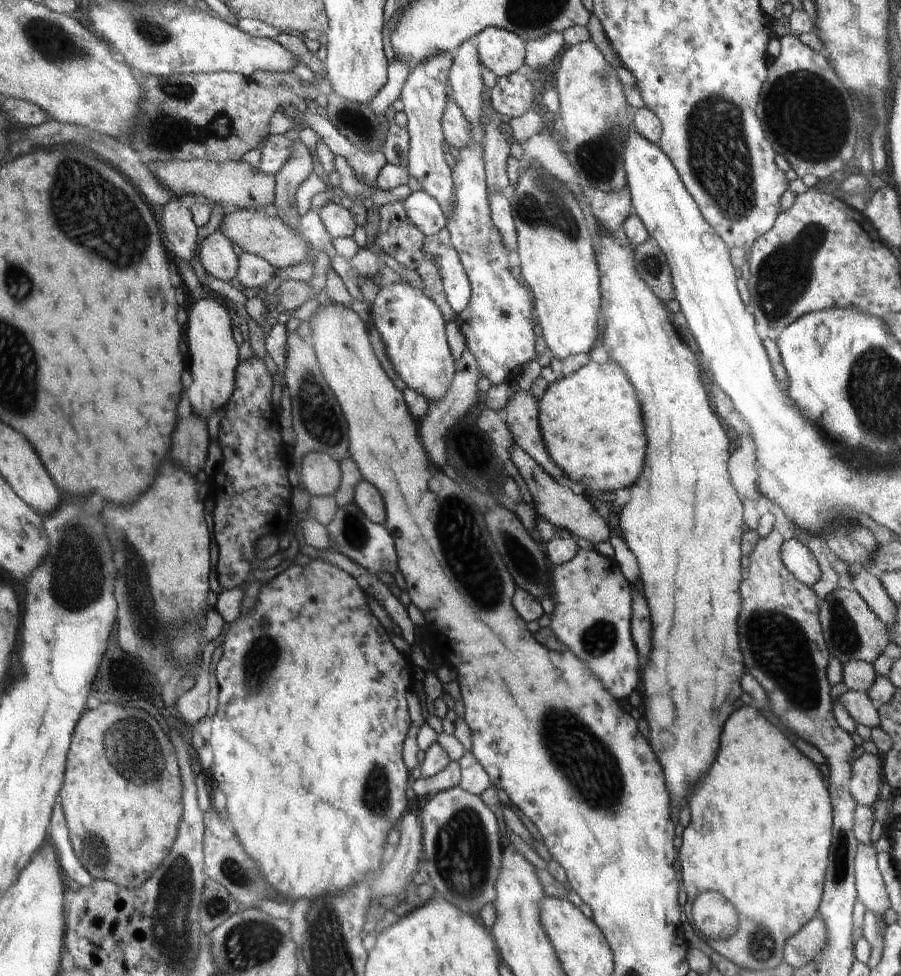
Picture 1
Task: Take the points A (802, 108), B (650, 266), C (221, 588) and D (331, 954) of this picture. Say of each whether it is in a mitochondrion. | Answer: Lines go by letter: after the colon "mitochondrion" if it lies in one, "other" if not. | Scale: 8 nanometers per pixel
A: mitochondrion
B: mitochondrion
C: other
D: mitochondrion

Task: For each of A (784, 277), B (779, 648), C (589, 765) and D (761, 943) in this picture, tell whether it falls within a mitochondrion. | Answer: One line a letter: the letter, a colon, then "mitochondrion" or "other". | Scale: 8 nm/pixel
A: mitochondrion
B: mitochondrion
C: mitochondrion
D: mitochondrion

